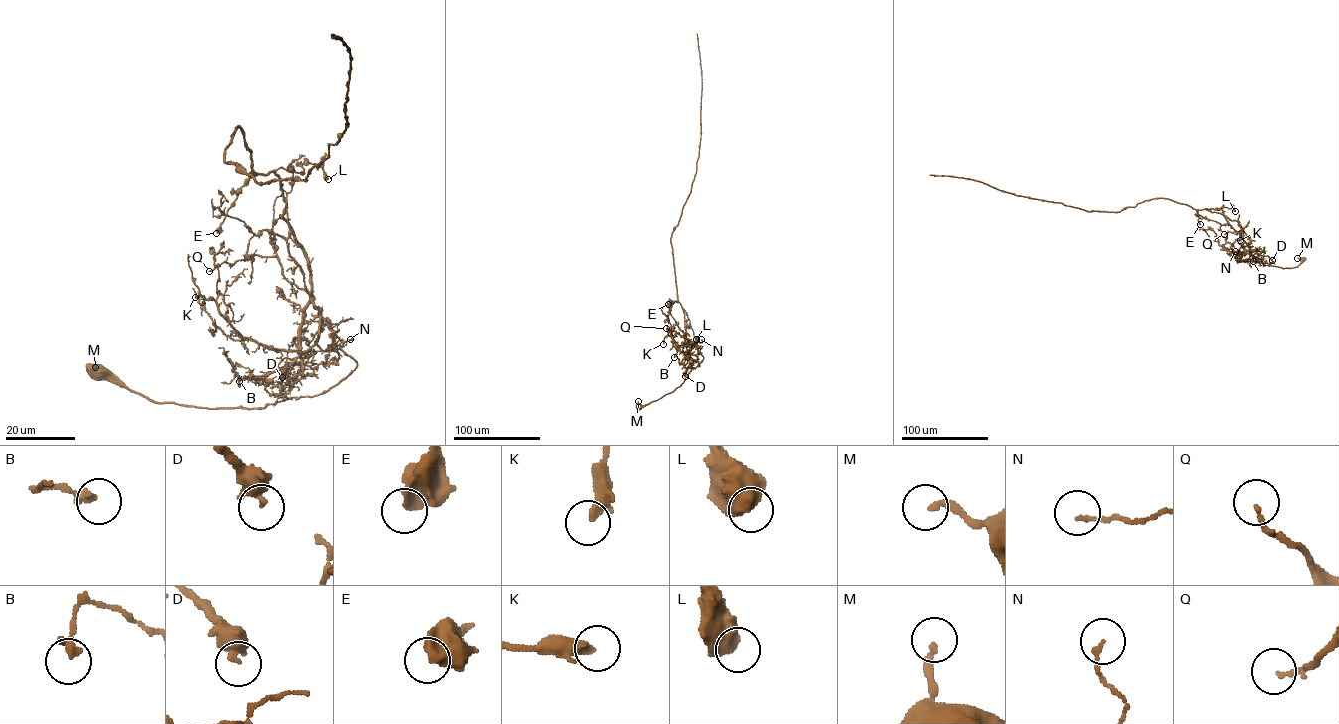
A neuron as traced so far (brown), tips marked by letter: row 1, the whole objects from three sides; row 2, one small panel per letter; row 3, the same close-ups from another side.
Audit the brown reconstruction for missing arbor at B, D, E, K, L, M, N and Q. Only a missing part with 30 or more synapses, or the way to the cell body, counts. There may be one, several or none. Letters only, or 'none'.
none

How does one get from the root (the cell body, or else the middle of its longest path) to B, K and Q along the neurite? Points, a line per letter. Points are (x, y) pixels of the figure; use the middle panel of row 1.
B: (639, 406), (672, 392), (703, 358), (694, 343), (680, 363), (674, 357)
K: (639, 406), (672, 392), (703, 358), (693, 343), (677, 333), (673, 337), (667, 334), (663, 344)
Q: (639, 406), (672, 392), (703, 358), (694, 343), (692, 348), (677, 345), (666, 328)

